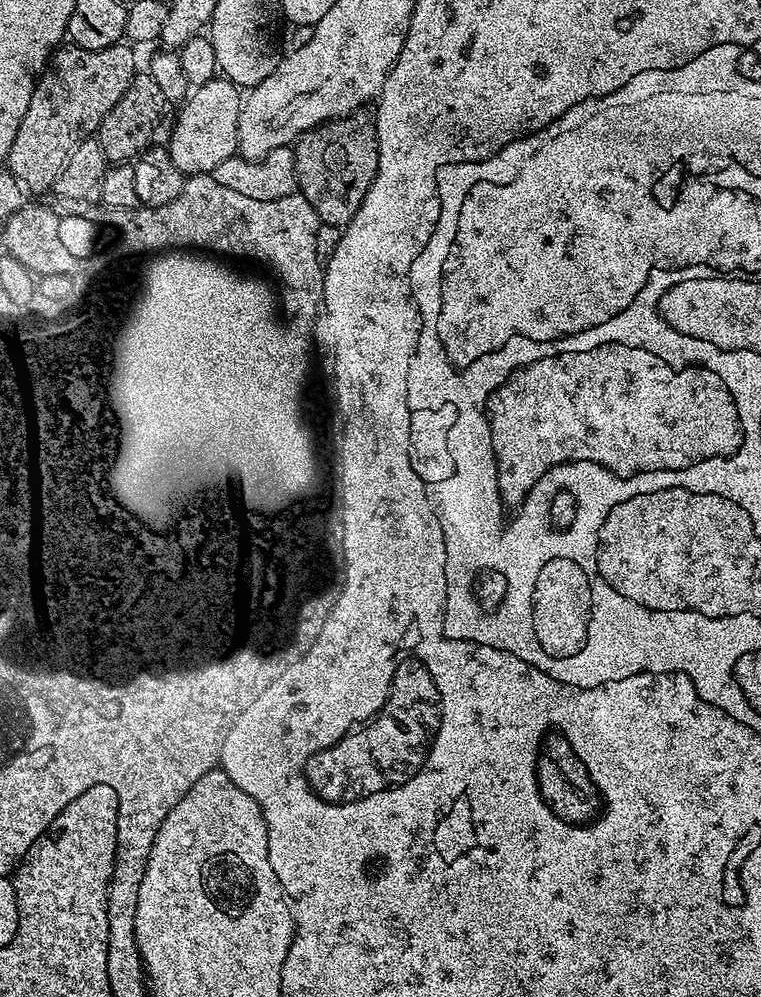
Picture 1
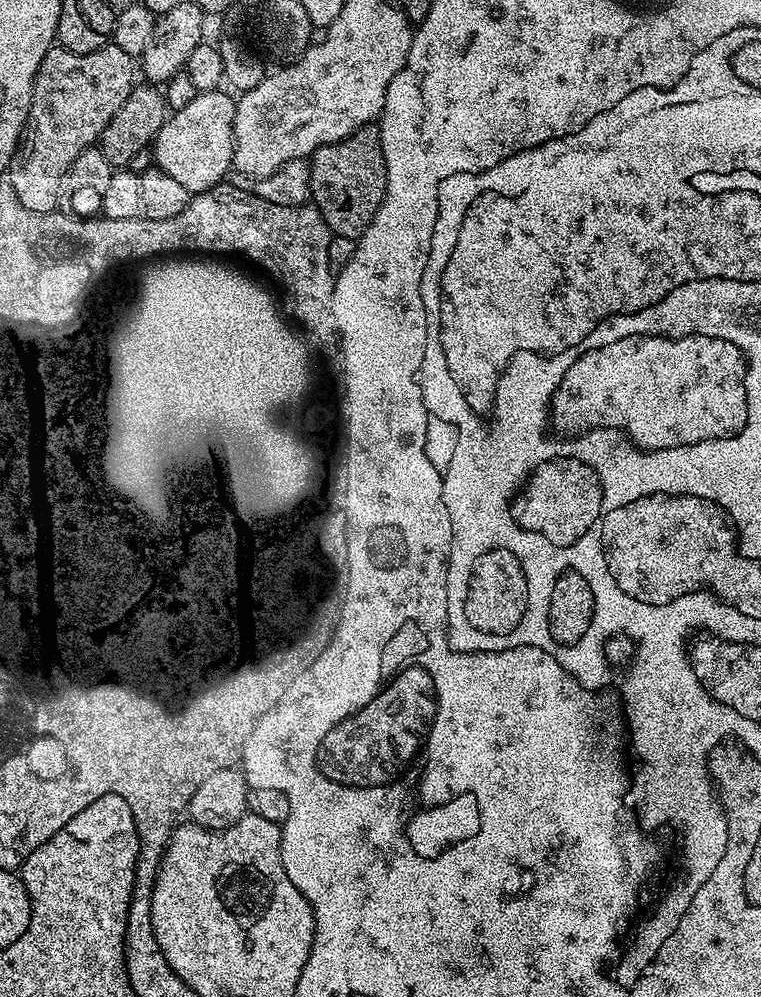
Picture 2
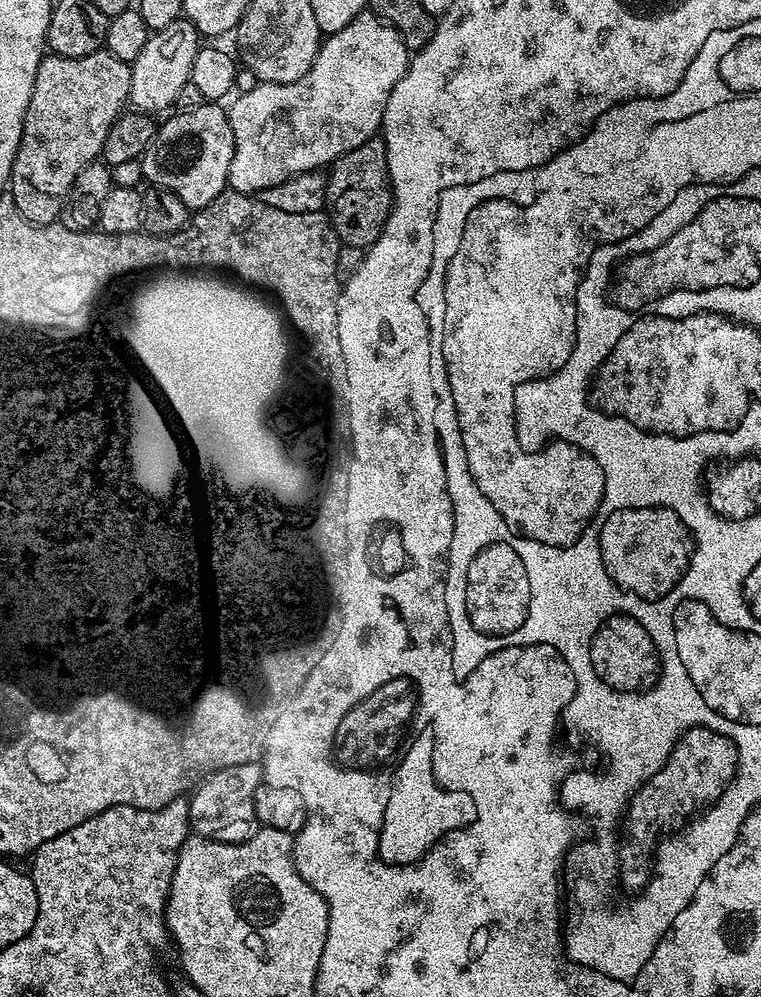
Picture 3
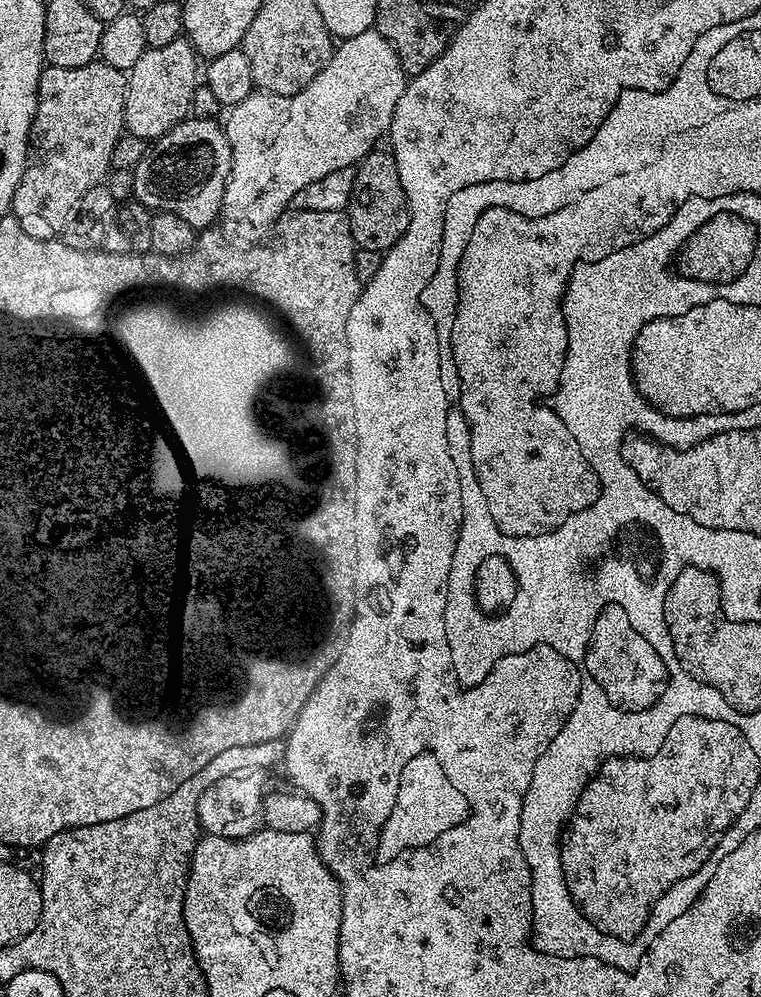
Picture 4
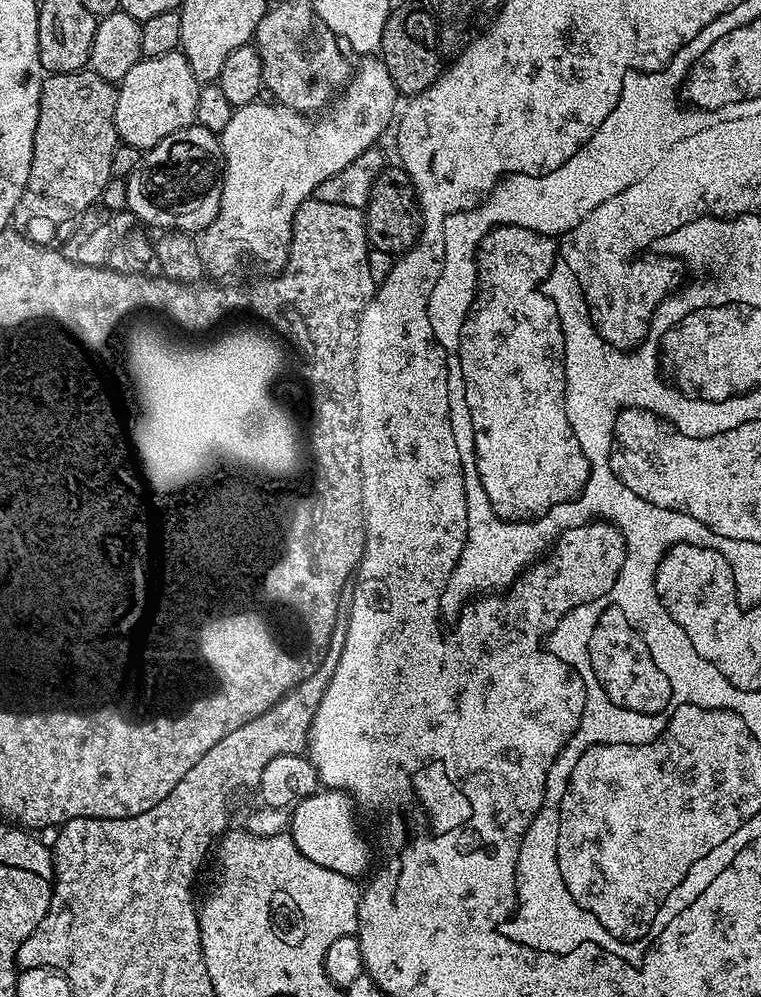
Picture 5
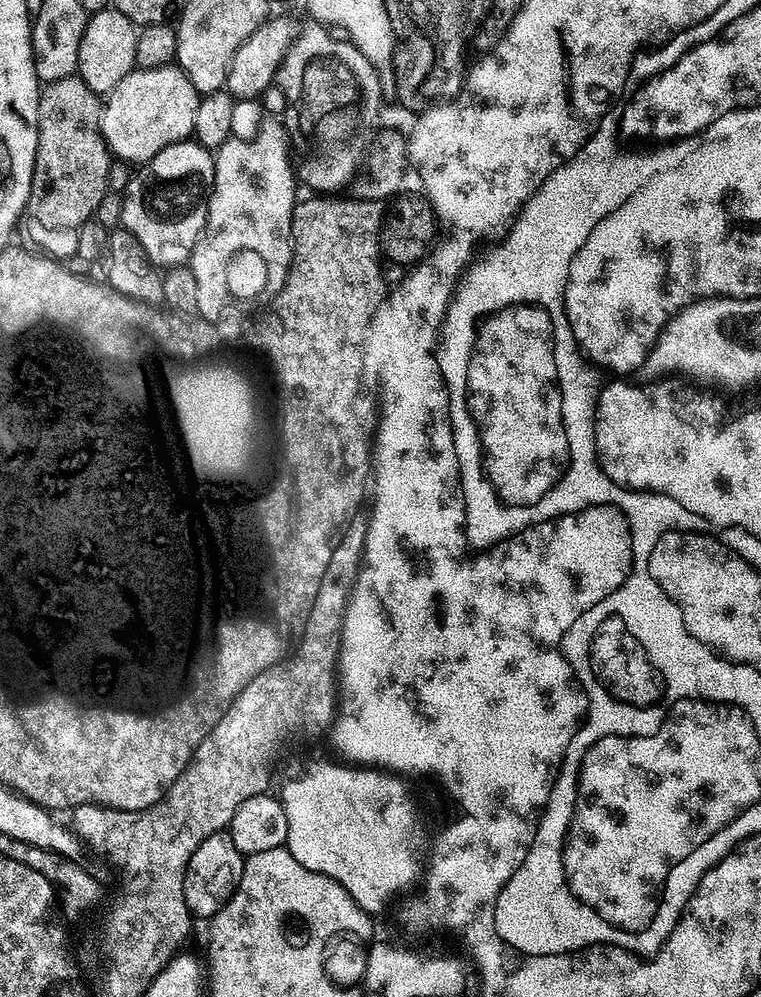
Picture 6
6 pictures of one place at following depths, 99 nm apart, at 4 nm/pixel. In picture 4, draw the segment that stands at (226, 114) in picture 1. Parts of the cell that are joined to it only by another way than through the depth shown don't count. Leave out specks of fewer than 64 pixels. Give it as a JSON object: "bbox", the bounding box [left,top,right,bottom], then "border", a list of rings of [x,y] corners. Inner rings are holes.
{"bbox":[134,118,232,230],"border":[[[185,118],[179,124],[175,124],[166,135],[161,136],[158,140],[151,141],[150,147],[145,151],[144,157],[137,162],[134,169],[134,198],[139,204],[145,204],[149,210],[156,212],[173,212],[178,214],[178,218],[190,222],[190,226],[197,230],[207,229],[216,220],[216,215],[221,215],[224,206],[224,191],[226,190],[226,182],[228,176],[232,173],[232,151],[230,150],[230,142],[228,136],[224,133],[223,127],[215,119],[198,120],[195,118]]]}

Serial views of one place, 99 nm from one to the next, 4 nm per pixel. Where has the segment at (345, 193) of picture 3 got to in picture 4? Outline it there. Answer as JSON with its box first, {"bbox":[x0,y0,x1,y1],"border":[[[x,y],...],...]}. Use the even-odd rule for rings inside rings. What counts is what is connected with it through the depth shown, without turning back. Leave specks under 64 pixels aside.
{"bbox":[346,150,408,254],"border":[[[373,150],[355,165],[352,197],[346,209],[350,222],[352,237],[357,249],[383,254],[393,248],[406,234],[408,225],[408,203],[402,190],[402,182],[398,178],[398,166],[394,162],[391,151]]]}

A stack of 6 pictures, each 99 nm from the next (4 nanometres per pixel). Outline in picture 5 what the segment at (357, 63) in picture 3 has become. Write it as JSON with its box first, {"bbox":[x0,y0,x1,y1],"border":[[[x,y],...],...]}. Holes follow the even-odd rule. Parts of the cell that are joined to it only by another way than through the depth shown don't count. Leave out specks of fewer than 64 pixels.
{"bbox":[199,58,398,276],"border":[[[364,58],[360,65],[355,65],[354,75],[345,84],[343,92],[339,93],[338,98],[331,101],[327,110],[321,111],[319,115],[313,118],[311,115],[303,112],[295,112],[292,108],[287,108],[285,104],[277,104],[275,102],[257,102],[255,104],[247,104],[241,108],[235,109],[230,118],[230,122],[226,125],[226,130],[219,133],[220,138],[220,155],[222,157],[222,183],[220,185],[220,209],[214,218],[214,222],[210,222],[210,226],[205,228],[202,233],[202,239],[199,241],[200,257],[204,260],[205,273],[212,276],[228,276],[231,272],[236,272],[239,268],[253,268],[256,272],[264,272],[260,274],[279,274],[284,271],[286,262],[288,261],[288,251],[292,245],[292,223],[296,217],[298,206],[304,200],[309,199],[315,193],[316,187],[322,182],[326,182],[326,178],[330,178],[334,174],[338,174],[338,170],[346,170],[346,166],[350,166],[350,162],[354,162],[354,158],[358,158],[358,154],[362,154],[366,150],[377,147],[380,135],[389,128],[393,123],[392,111],[396,108],[396,100],[398,101],[398,93],[392,76],[386,70],[383,59],[380,58]]]}

